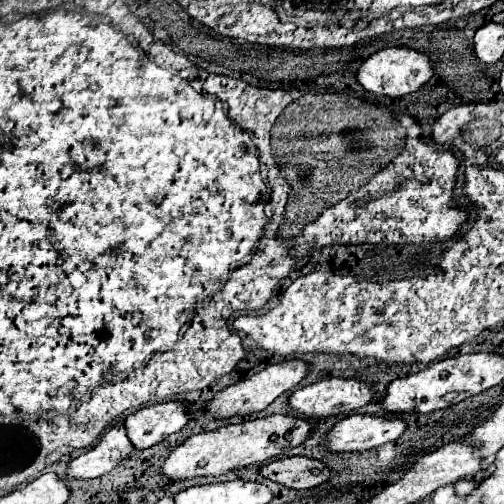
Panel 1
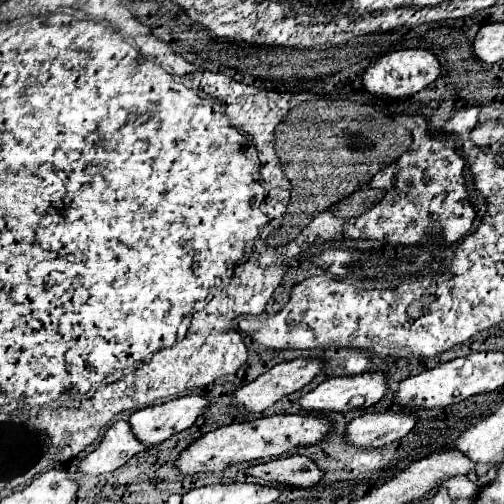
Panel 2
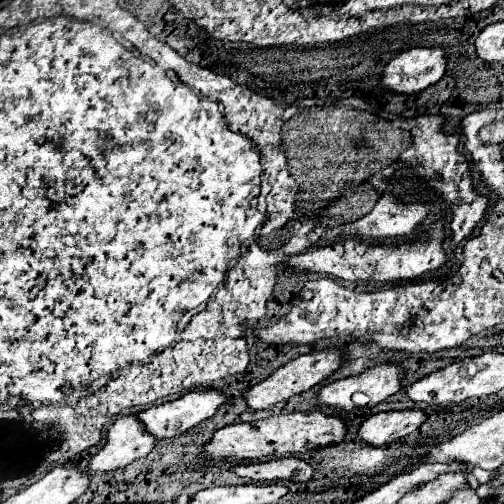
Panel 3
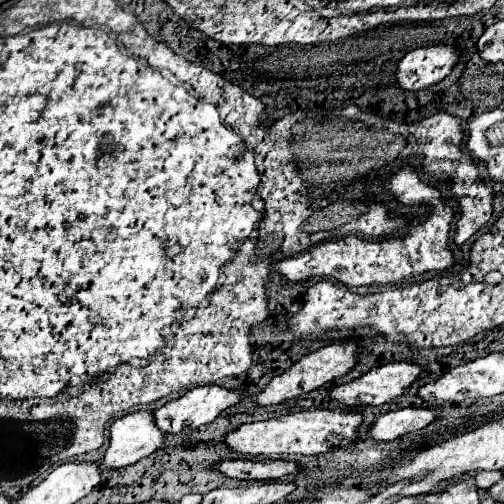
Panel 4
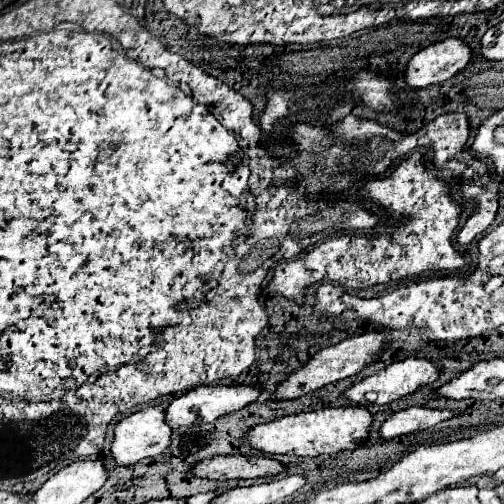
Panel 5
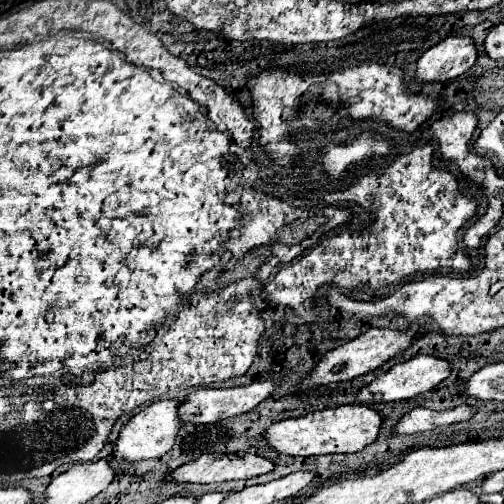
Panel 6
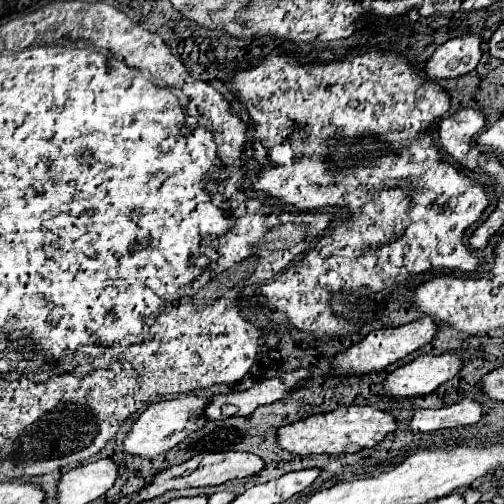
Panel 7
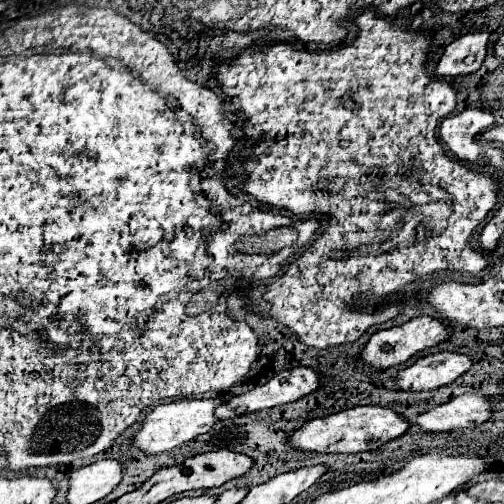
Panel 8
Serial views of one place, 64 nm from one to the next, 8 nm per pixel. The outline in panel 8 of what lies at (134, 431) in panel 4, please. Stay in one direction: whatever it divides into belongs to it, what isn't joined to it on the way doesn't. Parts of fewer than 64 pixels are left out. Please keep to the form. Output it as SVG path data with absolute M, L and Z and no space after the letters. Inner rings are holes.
M220 396L210 400L176 400L170 404L160 404L146 416L138 436L134 438L134 446L146 454L160 454L180 446L182 442L194 440L196 436L208 432L218 422L218 418L214 416L214 410L224 402L226 398Z

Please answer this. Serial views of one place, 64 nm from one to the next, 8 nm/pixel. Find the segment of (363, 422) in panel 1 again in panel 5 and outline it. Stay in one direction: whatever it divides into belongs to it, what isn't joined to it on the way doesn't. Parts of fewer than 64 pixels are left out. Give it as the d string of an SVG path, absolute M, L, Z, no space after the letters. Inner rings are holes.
M408 408L402 412L392 414L380 428L380 434L384 440L392 440L404 434L412 434L418 430L432 428L444 420L450 420L458 416L460 412L450 412L450 410L430 410L430 408Z

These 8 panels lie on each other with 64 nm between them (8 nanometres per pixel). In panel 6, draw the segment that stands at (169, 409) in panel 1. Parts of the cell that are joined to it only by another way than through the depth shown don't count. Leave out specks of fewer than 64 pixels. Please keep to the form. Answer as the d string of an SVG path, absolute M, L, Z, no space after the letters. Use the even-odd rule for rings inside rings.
M264 380L240 388L200 388L180 406L180 420L192 424L218 422L230 416L246 414L262 400L274 396L278 382Z

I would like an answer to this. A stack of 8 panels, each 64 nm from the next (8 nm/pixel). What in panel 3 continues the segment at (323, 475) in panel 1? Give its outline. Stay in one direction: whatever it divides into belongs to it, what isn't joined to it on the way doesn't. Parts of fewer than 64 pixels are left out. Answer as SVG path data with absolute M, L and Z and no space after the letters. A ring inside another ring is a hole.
M282 458L258 464L238 464L234 468L234 474L258 482L282 482L282 480L308 482L314 474L314 468L300 458Z

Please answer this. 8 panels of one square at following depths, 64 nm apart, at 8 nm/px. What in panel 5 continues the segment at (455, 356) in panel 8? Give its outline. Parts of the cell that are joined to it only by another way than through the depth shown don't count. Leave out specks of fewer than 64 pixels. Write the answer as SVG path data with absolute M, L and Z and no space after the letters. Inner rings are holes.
M406 358L402 362L390 364L386 370L354 384L346 398L356 404L370 404L366 394L374 392L376 400L372 404L390 404L404 396L414 394L418 388L436 382L440 376L440 366L426 358Z

